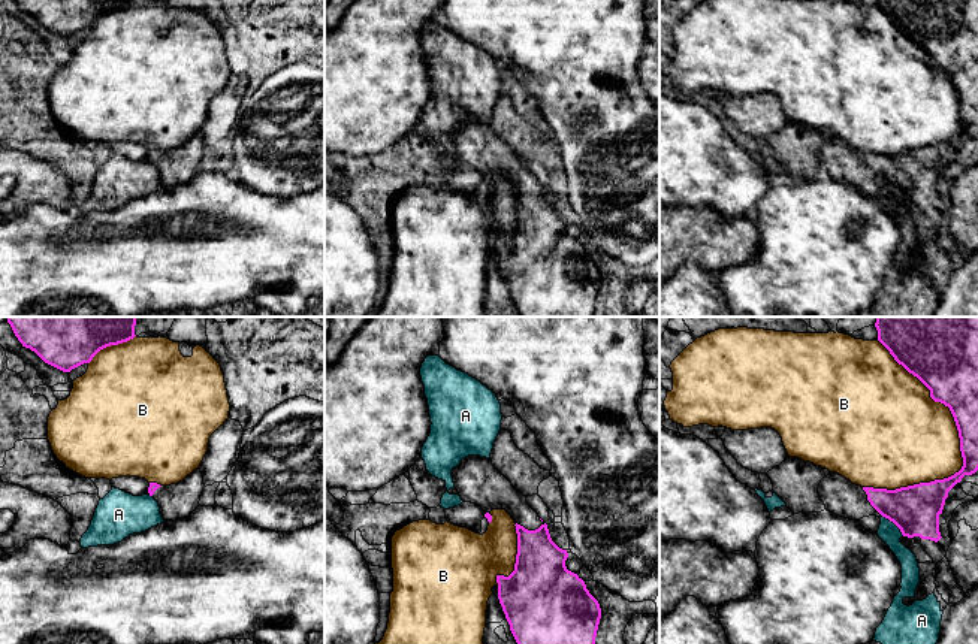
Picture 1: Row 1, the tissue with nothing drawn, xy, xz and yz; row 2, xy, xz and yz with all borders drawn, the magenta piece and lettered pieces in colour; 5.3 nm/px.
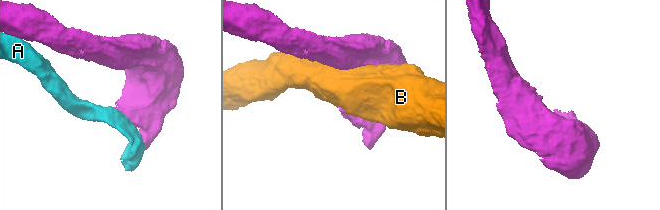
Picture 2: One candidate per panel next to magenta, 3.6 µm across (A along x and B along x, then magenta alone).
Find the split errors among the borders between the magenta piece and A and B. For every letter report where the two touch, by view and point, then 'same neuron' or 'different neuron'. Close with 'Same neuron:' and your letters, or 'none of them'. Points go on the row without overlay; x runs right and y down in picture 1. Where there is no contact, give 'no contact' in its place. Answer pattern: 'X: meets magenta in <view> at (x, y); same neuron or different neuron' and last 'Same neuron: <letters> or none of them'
A: meets magenta in yz at (895, 189); different neuron
B: meets magenta in yz at (944, 69); different neuron
Same neuron: none of them

